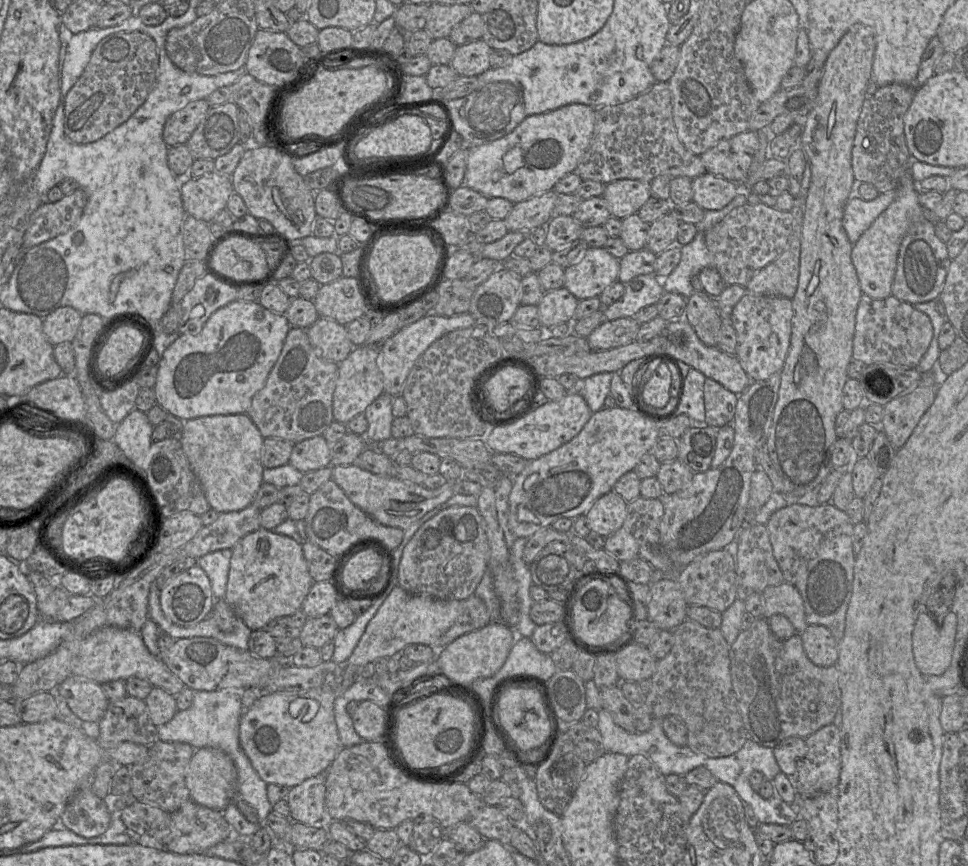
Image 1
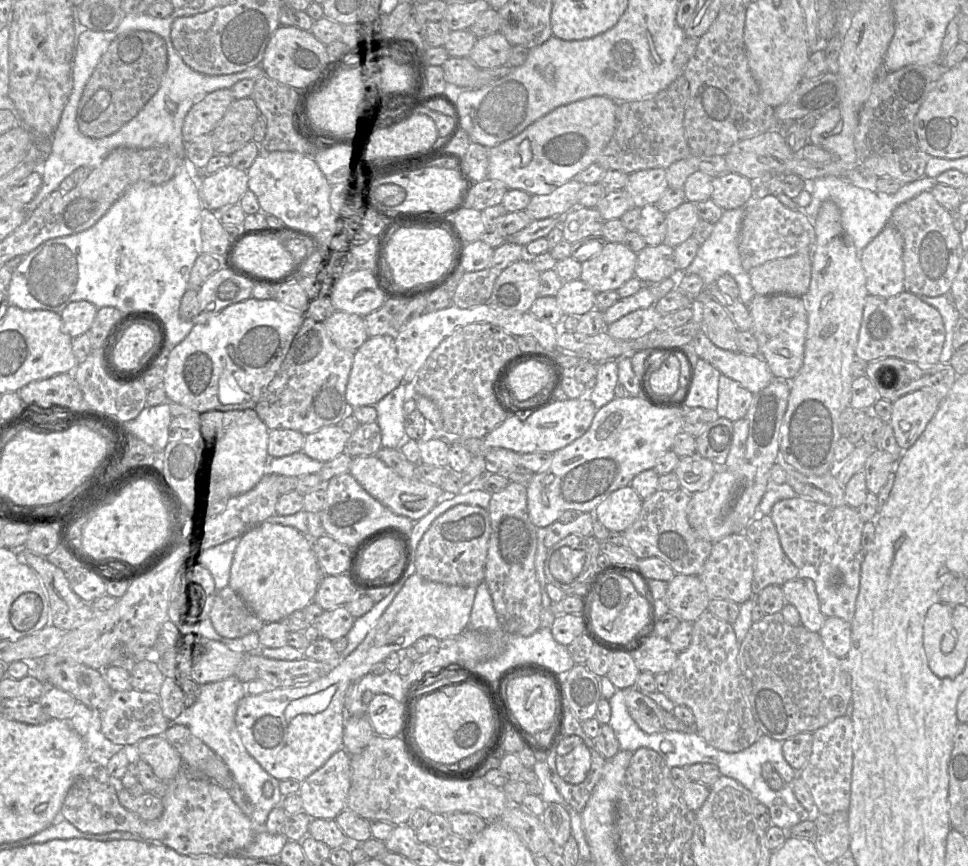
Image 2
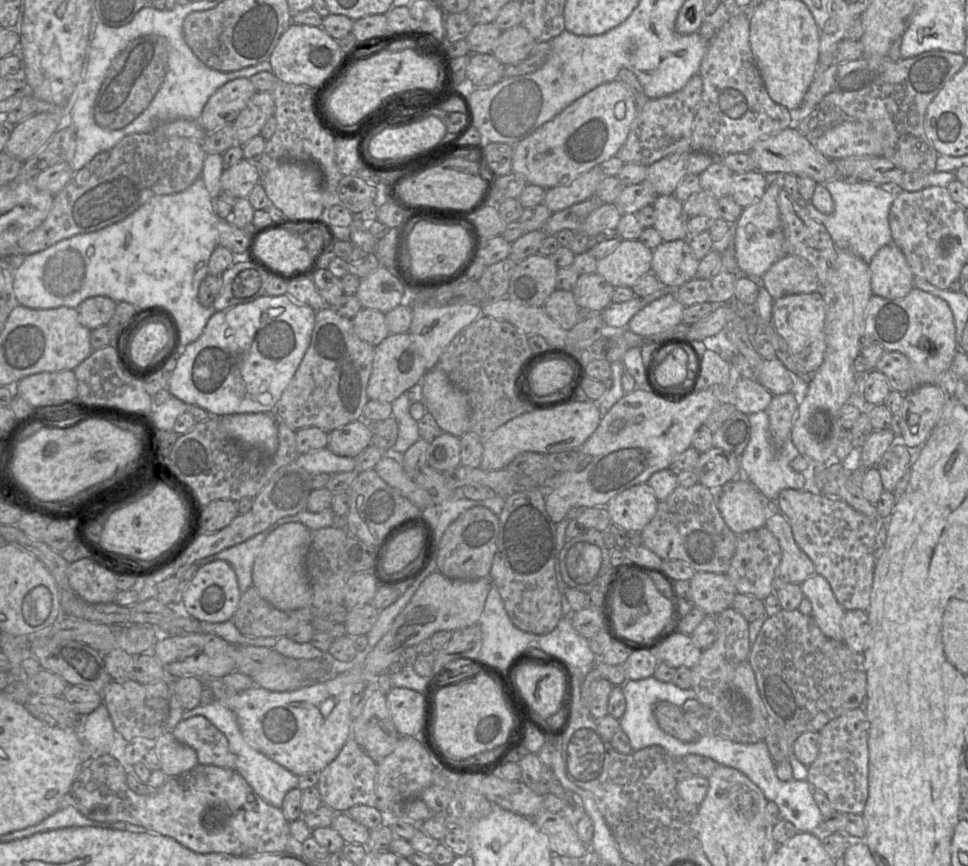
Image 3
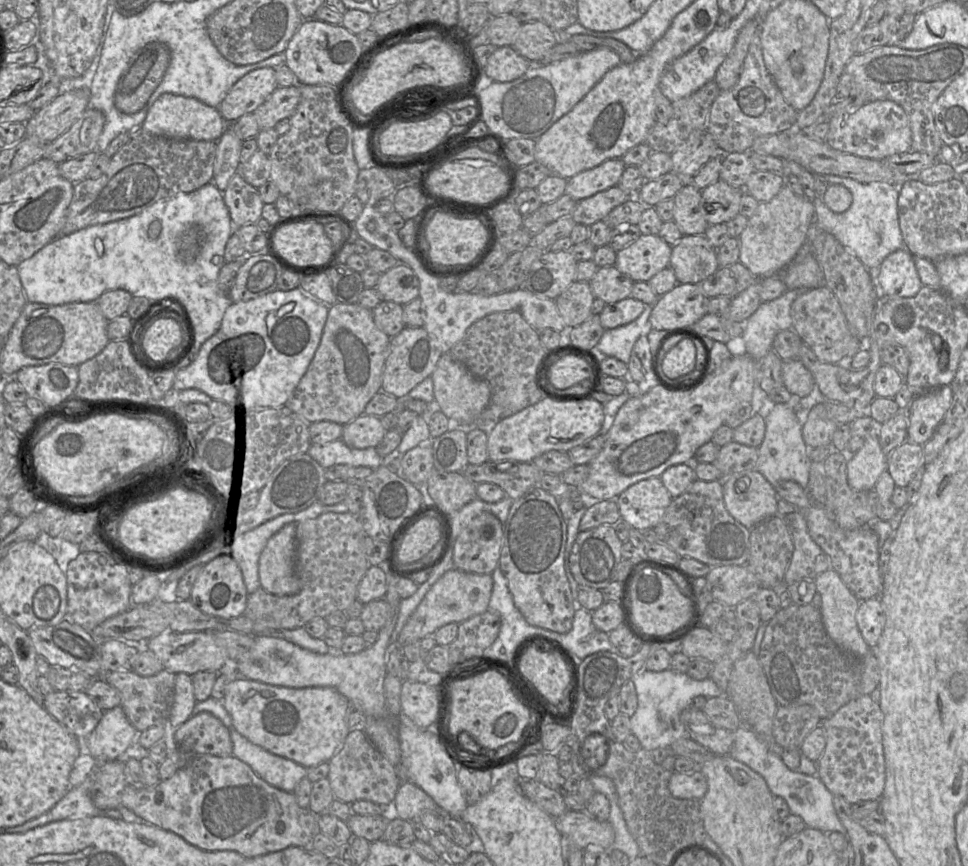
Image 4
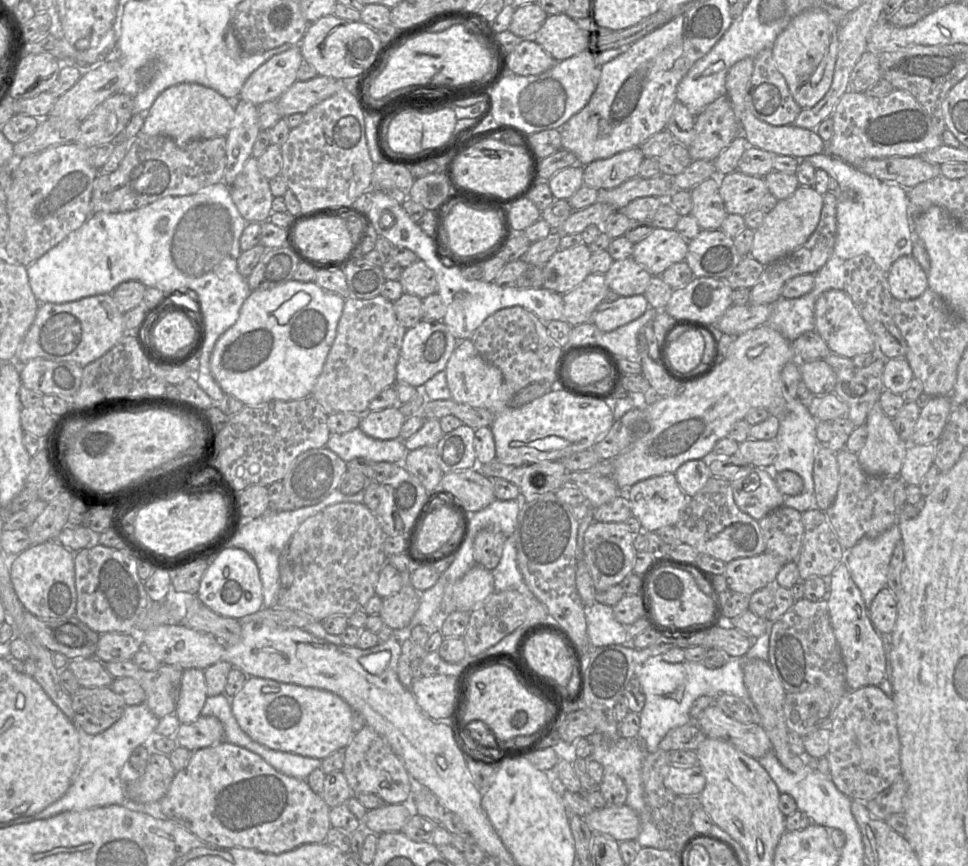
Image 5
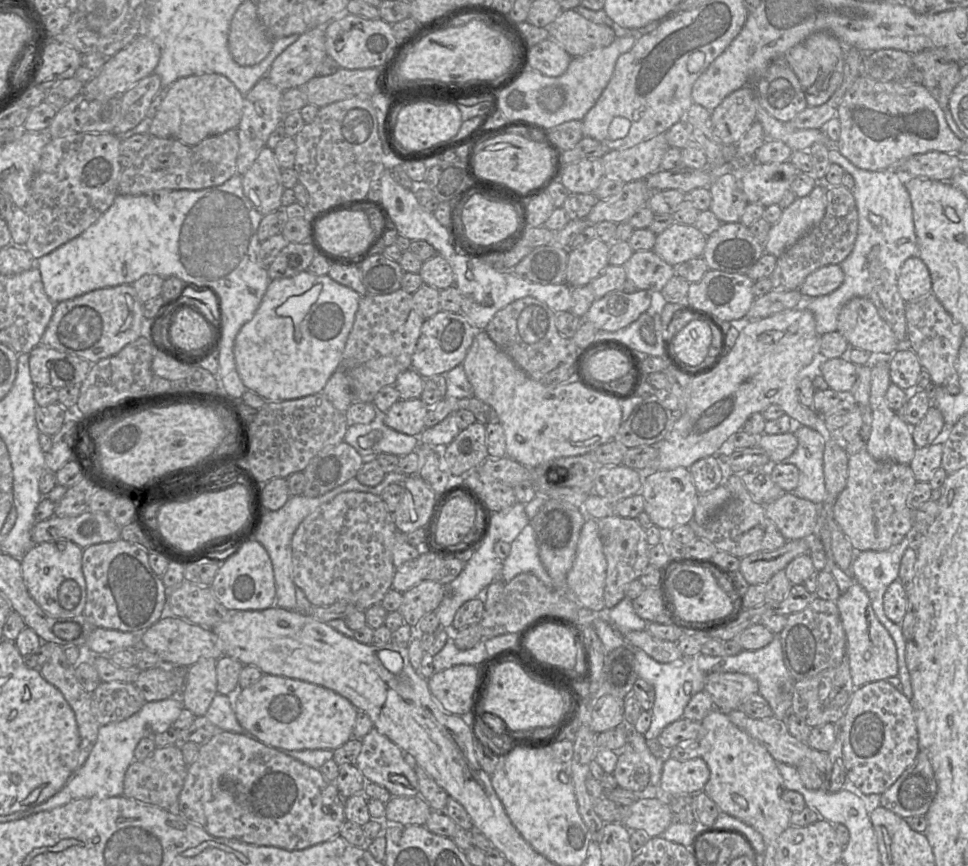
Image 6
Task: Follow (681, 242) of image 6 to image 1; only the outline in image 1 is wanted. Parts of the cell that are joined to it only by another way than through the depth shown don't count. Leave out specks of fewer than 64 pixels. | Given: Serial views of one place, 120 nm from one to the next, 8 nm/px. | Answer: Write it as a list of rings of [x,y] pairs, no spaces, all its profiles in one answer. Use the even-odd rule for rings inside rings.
[[[603,247],[589,248],[575,264],[565,268],[564,286],[578,300],[599,297],[605,288],[618,281],[620,259],[611,255]]]

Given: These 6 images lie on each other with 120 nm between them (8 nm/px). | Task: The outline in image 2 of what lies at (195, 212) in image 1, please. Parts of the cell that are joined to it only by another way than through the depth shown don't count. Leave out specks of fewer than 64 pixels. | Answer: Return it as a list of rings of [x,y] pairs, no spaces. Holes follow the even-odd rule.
[[[229,165],[203,177],[199,196],[204,208],[211,211],[222,211],[239,203],[247,190],[247,171]]]

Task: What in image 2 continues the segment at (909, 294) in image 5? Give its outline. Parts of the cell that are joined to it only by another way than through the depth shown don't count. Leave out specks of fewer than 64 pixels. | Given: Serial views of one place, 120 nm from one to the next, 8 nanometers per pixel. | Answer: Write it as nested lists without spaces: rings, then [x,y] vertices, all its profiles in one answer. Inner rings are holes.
[[[891,223],[860,252],[868,293],[894,297],[904,290],[903,238]]]

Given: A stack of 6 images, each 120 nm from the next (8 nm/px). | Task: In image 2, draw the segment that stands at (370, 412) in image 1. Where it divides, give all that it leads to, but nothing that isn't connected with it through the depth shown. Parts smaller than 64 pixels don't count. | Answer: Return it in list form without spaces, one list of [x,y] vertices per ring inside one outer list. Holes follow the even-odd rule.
[[[413,382],[401,384],[373,405],[377,411],[376,423],[382,434],[382,447],[400,449],[406,436],[404,430],[405,414],[403,405],[416,398]]]

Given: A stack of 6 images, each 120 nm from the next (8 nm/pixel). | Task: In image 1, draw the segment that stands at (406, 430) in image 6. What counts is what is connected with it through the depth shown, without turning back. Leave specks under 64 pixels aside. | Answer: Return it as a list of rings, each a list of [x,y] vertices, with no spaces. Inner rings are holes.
[[[323,435],[315,436],[294,444],[289,464],[302,473],[330,466],[331,451]]]

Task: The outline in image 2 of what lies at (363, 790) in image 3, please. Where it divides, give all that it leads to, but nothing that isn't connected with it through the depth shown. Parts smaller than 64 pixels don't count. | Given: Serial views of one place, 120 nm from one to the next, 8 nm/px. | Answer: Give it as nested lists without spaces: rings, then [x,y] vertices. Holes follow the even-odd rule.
[[[341,748],[317,771],[307,777],[298,794],[302,799],[303,812],[312,819],[335,819],[347,805],[348,792],[351,785],[351,755]]]

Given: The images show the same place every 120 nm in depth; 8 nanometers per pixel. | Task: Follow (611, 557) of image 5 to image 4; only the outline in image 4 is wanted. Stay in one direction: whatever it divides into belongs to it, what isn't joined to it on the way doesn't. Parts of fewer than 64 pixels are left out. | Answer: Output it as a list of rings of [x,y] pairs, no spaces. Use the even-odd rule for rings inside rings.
[[[601,524],[585,531],[579,531],[570,553],[565,553],[565,570],[569,570],[579,586],[603,589],[615,581],[618,566],[622,560],[623,542],[618,537],[615,526]]]

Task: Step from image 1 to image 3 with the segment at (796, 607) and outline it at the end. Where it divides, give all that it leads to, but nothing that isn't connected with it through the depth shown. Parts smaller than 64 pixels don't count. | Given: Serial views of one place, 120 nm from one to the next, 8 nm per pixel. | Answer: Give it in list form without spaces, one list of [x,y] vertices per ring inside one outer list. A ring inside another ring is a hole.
[[[815,573],[800,585],[804,597],[811,603],[811,616],[824,635],[843,642],[841,620],[846,610],[837,601],[828,581]]]

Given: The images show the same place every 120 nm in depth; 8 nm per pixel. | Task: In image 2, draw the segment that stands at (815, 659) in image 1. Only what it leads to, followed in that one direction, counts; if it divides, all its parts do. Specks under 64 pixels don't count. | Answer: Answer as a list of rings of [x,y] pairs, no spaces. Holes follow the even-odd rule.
[[[828,617],[818,633],[831,654],[838,658],[847,655],[851,647],[851,622],[839,617]]]

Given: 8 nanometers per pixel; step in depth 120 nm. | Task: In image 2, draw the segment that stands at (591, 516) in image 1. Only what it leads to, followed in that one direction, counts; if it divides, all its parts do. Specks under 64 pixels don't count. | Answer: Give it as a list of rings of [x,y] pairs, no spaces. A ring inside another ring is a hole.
[[[627,485],[609,494],[600,502],[593,514],[608,530],[622,533],[638,518],[643,499]]]

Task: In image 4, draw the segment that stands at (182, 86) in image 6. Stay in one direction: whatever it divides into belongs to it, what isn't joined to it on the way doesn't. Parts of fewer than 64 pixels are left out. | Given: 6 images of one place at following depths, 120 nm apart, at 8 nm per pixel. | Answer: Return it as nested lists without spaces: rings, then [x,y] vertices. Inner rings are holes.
[[[172,93],[162,94],[149,108],[140,129],[171,139],[217,141],[227,129],[228,122],[216,107],[211,107],[193,97]]]

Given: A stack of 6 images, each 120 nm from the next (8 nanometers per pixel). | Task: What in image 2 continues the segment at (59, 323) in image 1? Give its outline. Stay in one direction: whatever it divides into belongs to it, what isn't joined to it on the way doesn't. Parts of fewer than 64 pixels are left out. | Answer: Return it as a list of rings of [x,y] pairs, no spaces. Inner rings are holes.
[[[76,301],[68,304],[61,312],[63,331],[71,338],[86,333],[96,316],[98,308],[88,301]]]

